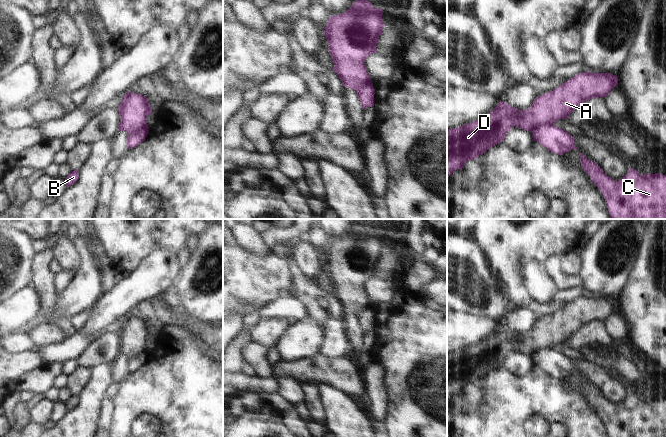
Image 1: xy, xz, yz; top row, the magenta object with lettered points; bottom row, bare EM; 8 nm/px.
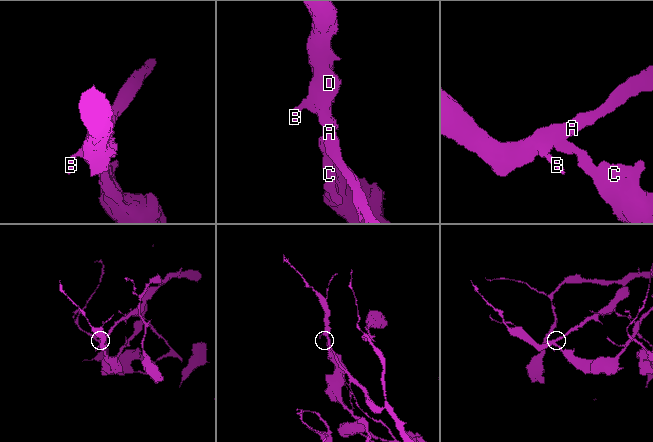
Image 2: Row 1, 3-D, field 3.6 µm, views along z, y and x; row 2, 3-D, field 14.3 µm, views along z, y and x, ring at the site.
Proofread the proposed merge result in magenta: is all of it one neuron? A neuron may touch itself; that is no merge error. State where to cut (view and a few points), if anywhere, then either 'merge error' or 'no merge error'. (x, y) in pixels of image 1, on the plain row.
yz (554, 348), (540, 348), (530, 355) | merge error

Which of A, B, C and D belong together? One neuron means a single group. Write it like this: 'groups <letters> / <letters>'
groups A B D / C

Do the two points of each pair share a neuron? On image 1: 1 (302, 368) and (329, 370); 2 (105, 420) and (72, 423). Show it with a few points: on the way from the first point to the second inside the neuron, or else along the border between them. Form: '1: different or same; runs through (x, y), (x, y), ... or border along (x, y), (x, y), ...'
1: same; runs through (309, 369), (322, 369)
2: different; border along (103, 399), (96, 426)

